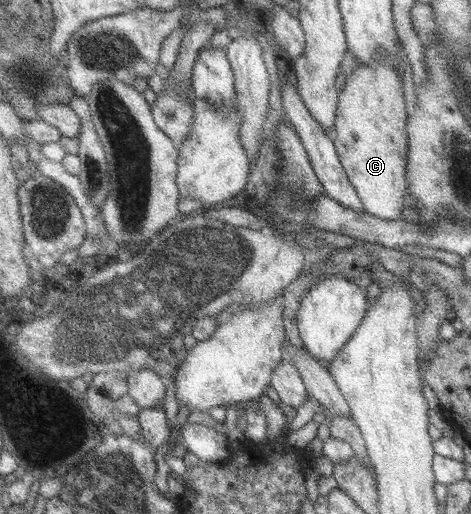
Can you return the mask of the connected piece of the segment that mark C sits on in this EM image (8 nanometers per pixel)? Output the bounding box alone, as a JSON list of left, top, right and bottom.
[333,58,407,221]

